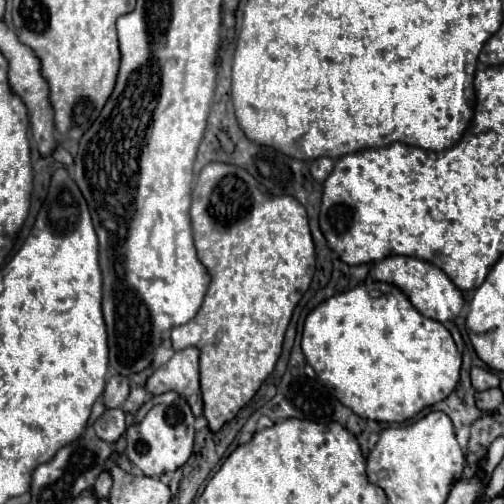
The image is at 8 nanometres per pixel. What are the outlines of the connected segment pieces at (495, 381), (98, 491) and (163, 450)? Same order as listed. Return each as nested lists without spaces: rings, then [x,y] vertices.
[[[473,367],[471,369],[471,383],[473,383],[475,391],[487,391],[487,389],[499,387],[499,377],[489,369]]]
[[[103,469],[101,475],[99,475],[97,481],[95,481],[95,487],[93,487],[93,491],[95,491],[95,495],[97,495],[99,499],[103,499],[103,497],[109,495],[111,481],[113,481],[113,479],[111,479],[111,471],[109,471],[109,469]]]
[[[163,393],[149,399],[135,415],[135,423],[127,429],[127,457],[147,477],[157,477],[169,471],[177,471],[187,463],[193,451],[193,413],[183,397],[177,393]]]

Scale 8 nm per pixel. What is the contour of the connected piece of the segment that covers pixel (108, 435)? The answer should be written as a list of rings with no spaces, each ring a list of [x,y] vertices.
[[[121,407],[107,409],[93,425],[97,437],[101,437],[107,443],[115,443],[123,435],[125,427],[127,427],[125,425],[125,413],[123,413]]]

